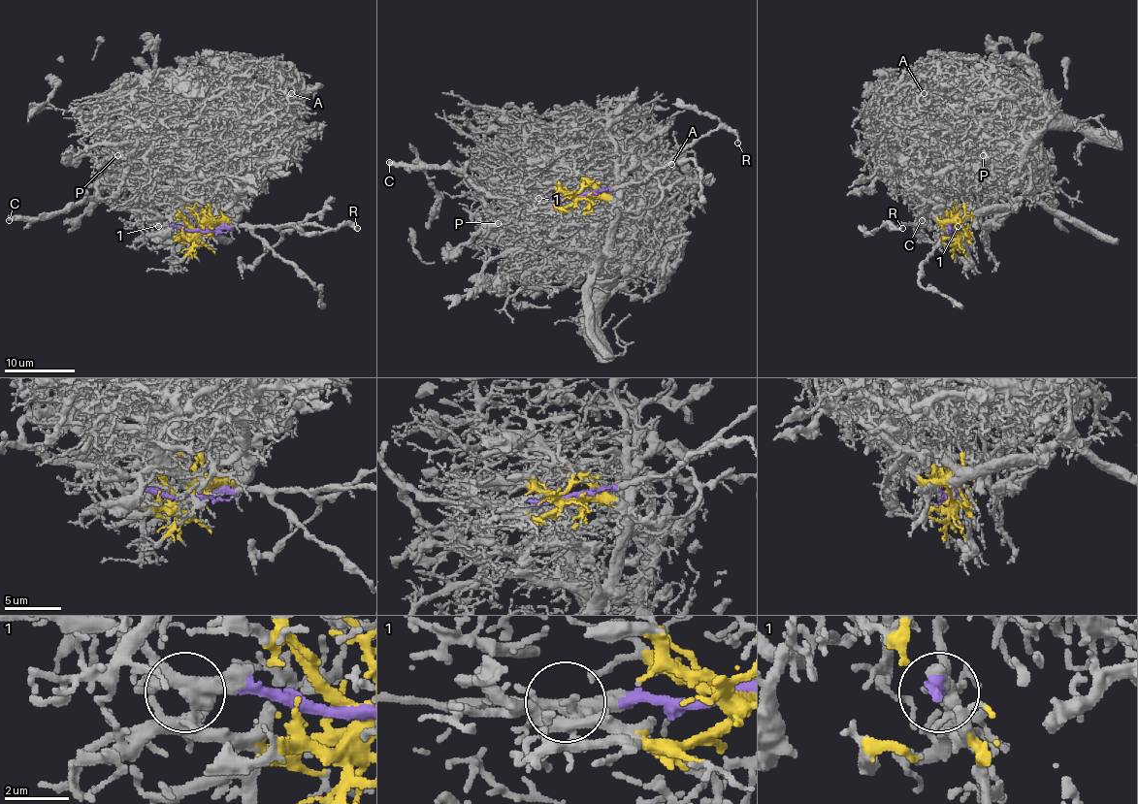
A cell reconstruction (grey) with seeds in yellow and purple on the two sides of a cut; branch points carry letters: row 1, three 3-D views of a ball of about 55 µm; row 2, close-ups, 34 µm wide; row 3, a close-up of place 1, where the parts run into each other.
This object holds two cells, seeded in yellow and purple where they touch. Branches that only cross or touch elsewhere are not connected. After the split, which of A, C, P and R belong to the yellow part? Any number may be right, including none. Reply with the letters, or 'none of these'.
A, P

